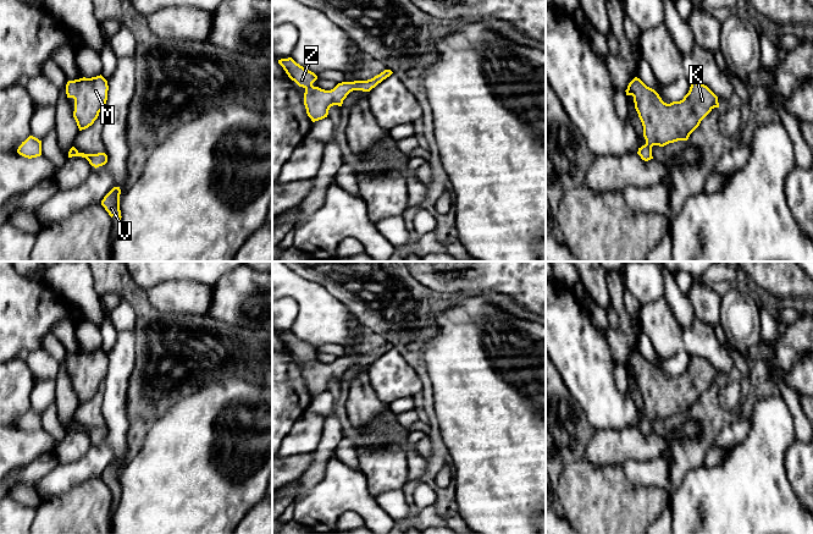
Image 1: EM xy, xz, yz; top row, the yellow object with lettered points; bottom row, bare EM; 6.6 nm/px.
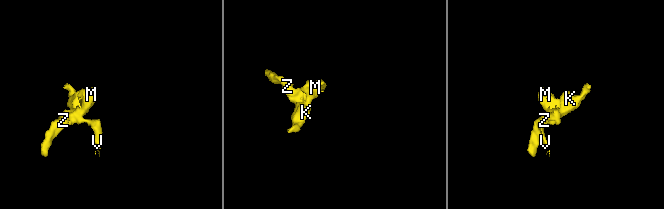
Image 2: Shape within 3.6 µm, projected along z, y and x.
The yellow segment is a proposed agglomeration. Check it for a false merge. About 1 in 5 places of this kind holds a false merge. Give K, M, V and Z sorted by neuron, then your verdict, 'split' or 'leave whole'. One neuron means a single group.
groups K M V Z; leave whole

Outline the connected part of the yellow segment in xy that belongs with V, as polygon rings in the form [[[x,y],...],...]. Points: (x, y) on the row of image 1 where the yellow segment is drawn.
[[[114,187],[101,200],[101,205],[109,213],[109,215],[116,216],[121,222],[121,210],[120,210],[120,187]]]

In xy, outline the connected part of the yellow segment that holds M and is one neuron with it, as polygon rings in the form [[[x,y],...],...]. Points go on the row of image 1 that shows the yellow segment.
[[[101,75],[67,82],[66,94],[74,99],[73,117],[79,131],[88,128],[98,119],[106,104],[107,90],[107,81]]]

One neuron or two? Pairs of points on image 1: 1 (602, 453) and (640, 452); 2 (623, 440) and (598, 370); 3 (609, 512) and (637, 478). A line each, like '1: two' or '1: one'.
1: one
2: two
3: two

